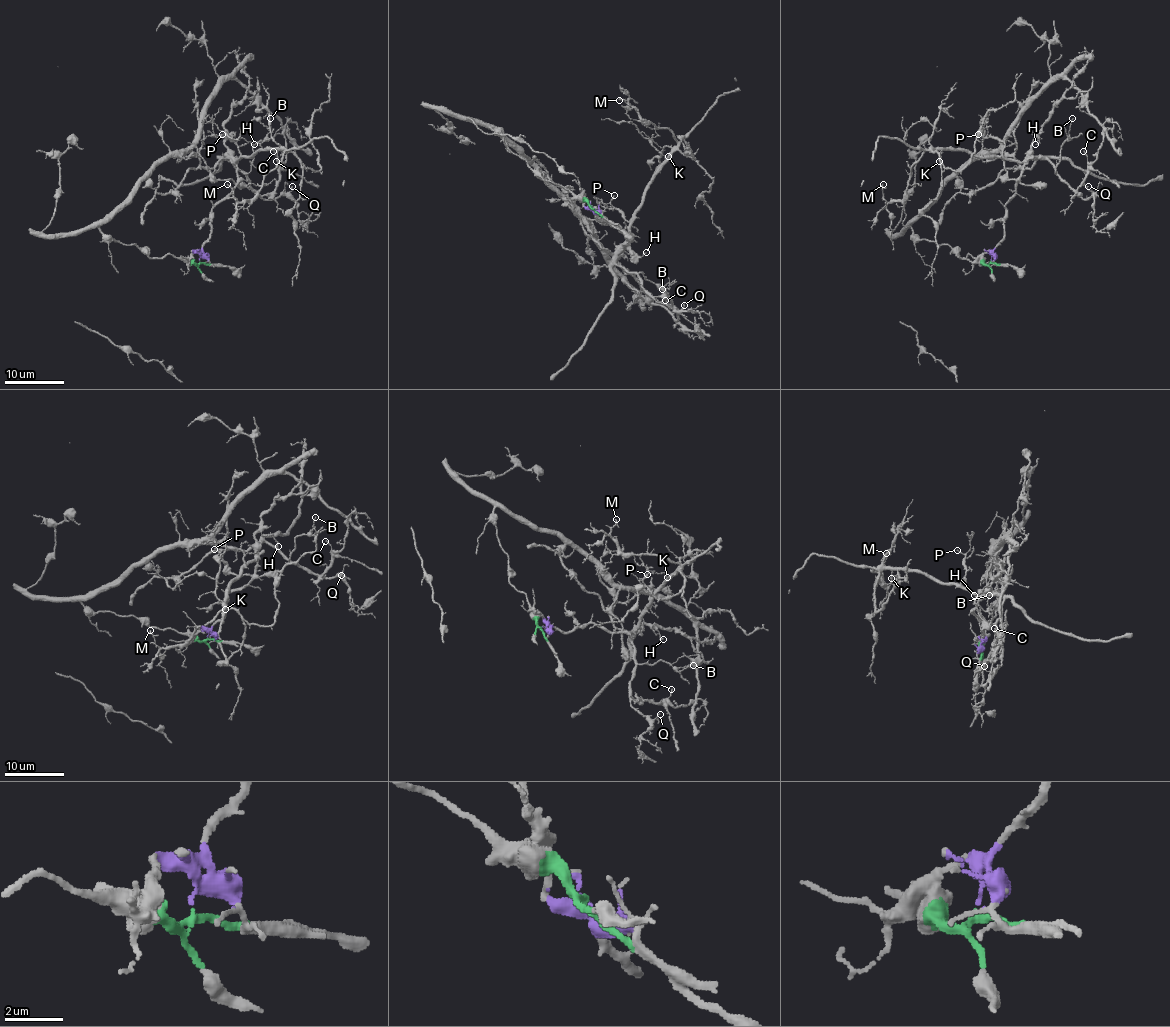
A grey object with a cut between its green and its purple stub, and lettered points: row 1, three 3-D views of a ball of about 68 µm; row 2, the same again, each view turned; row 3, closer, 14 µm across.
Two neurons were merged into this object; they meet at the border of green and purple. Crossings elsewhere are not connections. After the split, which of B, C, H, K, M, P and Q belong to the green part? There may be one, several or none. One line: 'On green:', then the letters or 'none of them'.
On green: none of them

